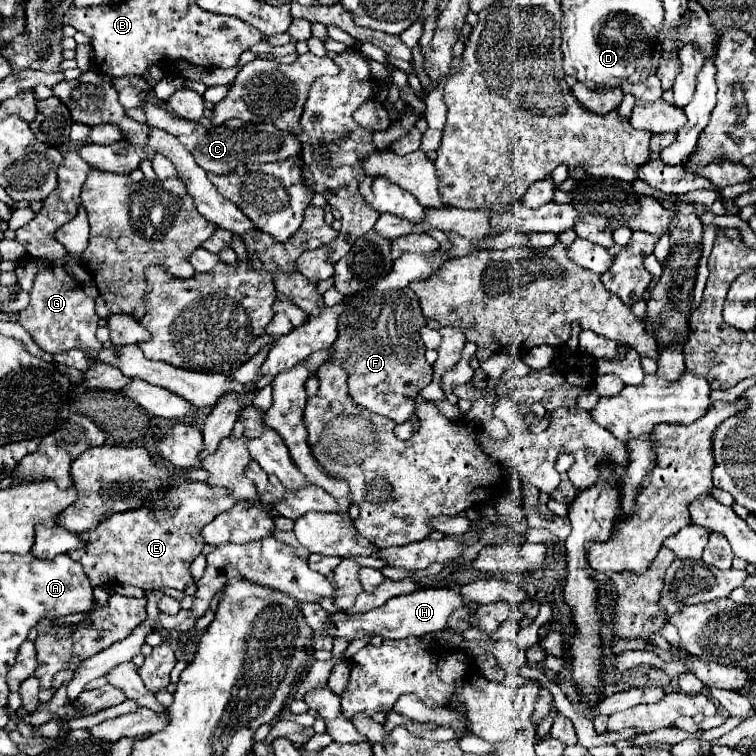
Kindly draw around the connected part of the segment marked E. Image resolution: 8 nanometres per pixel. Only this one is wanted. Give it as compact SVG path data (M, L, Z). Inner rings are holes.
M184 481L178 487L152 491L150 501L142 507L114 513L96 529L82 533L80 537L86 545L70 551L68 555L82 563L84 573L94 587L128 583L144 591L160 587L184 591L190 583L194 583L190 565L206 545L200 535L202 527L214 521L218 513L232 509L234 503L236 499L232 499L230 491L208 487L198 481Z

